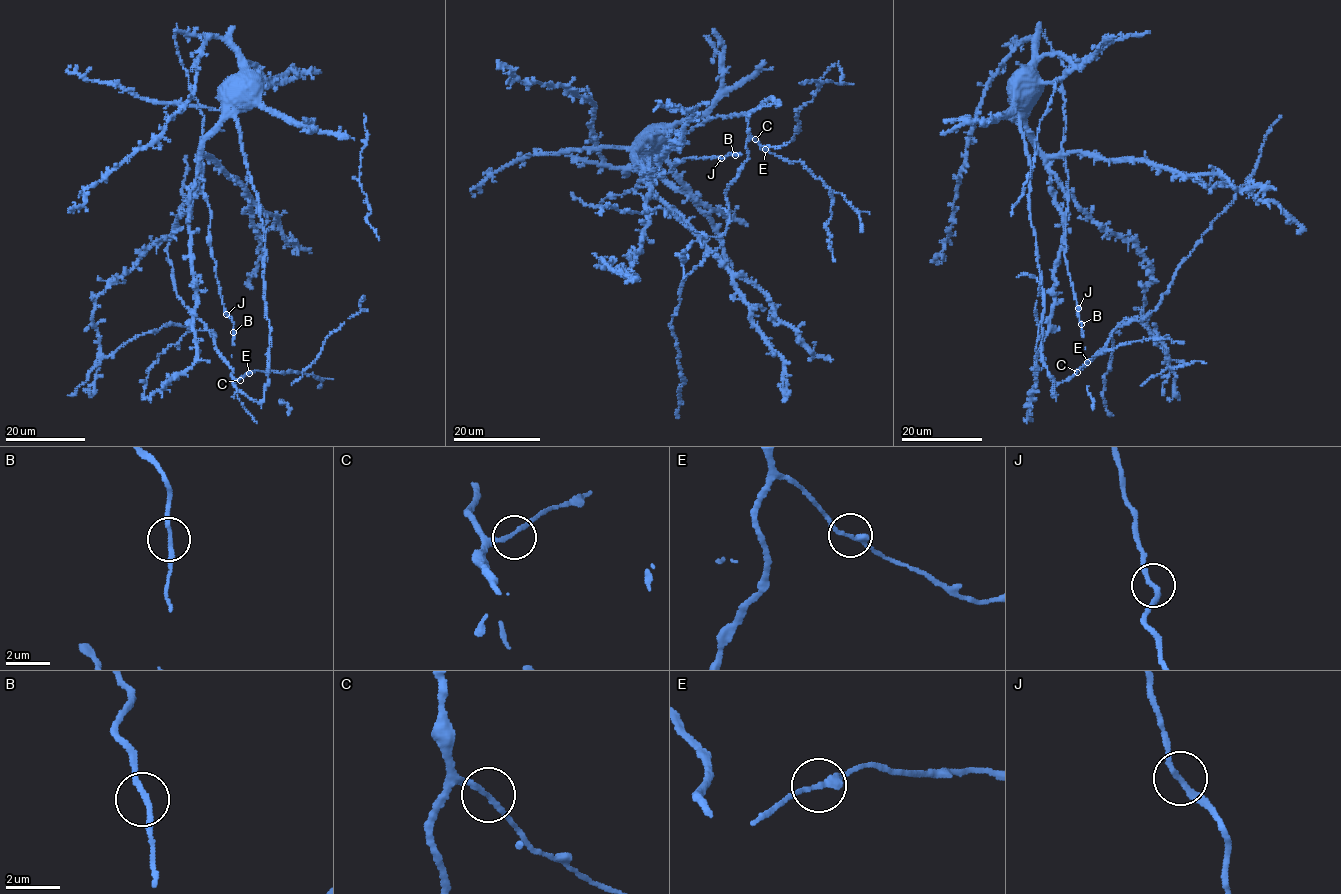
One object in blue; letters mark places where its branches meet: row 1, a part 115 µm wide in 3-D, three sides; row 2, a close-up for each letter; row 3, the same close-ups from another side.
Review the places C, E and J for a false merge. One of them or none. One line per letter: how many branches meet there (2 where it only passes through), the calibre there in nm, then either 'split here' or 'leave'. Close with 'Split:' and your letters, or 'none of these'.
C: branches 2; calibre 170 nm; leave
E: branches 2; calibre 240 nm; leave
J: branches 2; calibre 220 nm; leave
Split: none of these

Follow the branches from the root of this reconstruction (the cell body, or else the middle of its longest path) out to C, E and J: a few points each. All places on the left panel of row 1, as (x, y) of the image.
C: (235, 81), (240, 147), (265, 237), (270, 331), (263, 398), (253, 401), (236, 389), (240, 380)
E: (235, 81), (240, 147), (265, 237), (270, 348), (267, 383), (259, 401), (232, 384), (249, 374)
J: (235, 81), (227, 90), (225, 118), (205, 141), (199, 153), (204, 198), (211, 214), (209, 245), (227, 314)

